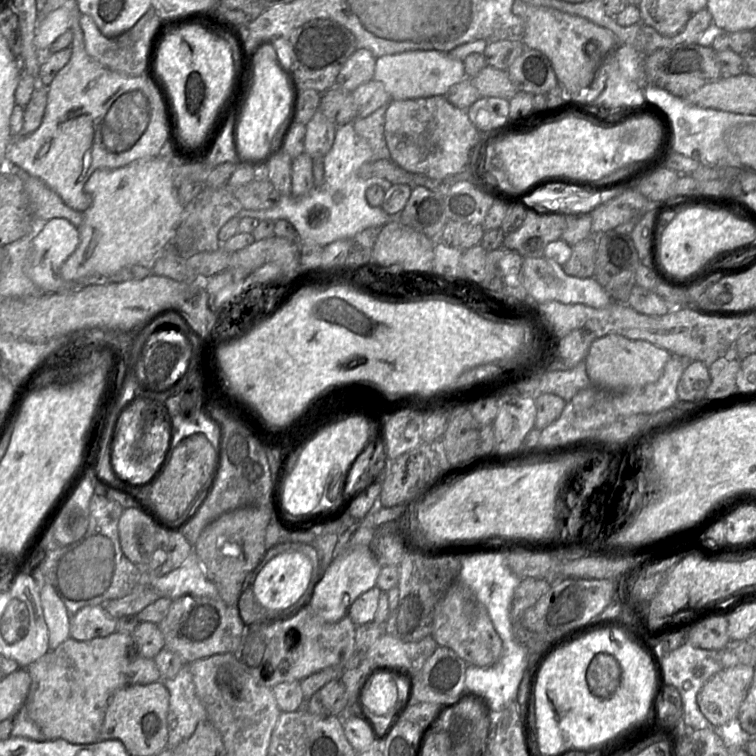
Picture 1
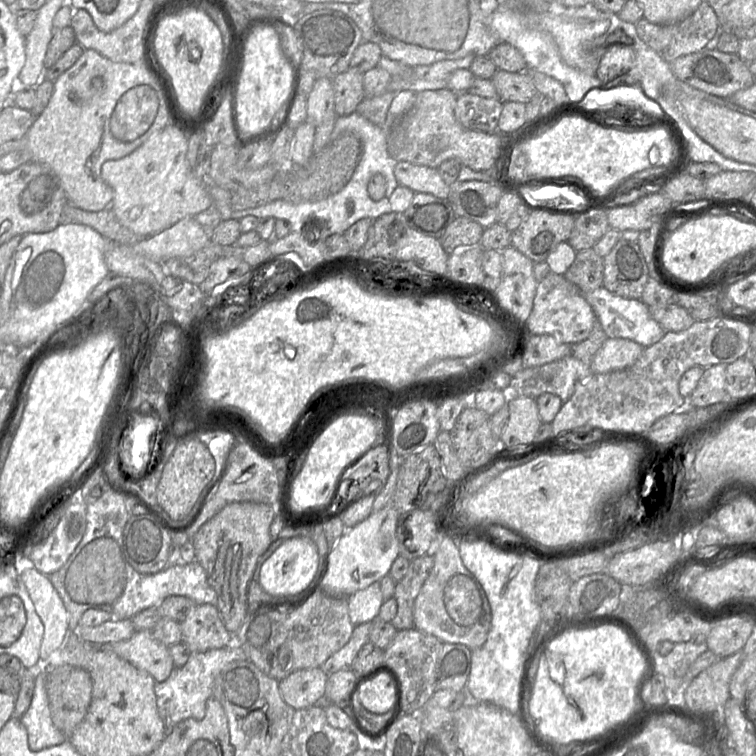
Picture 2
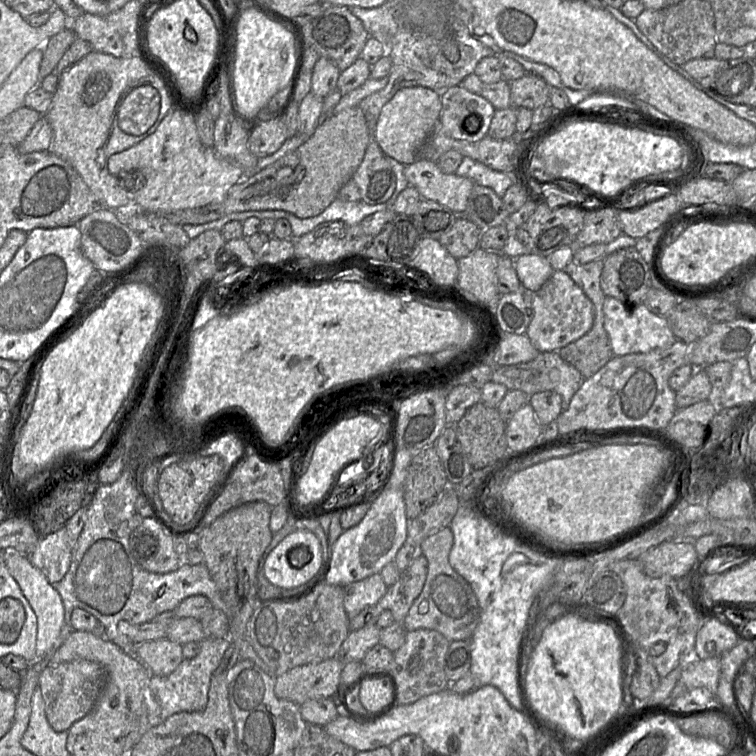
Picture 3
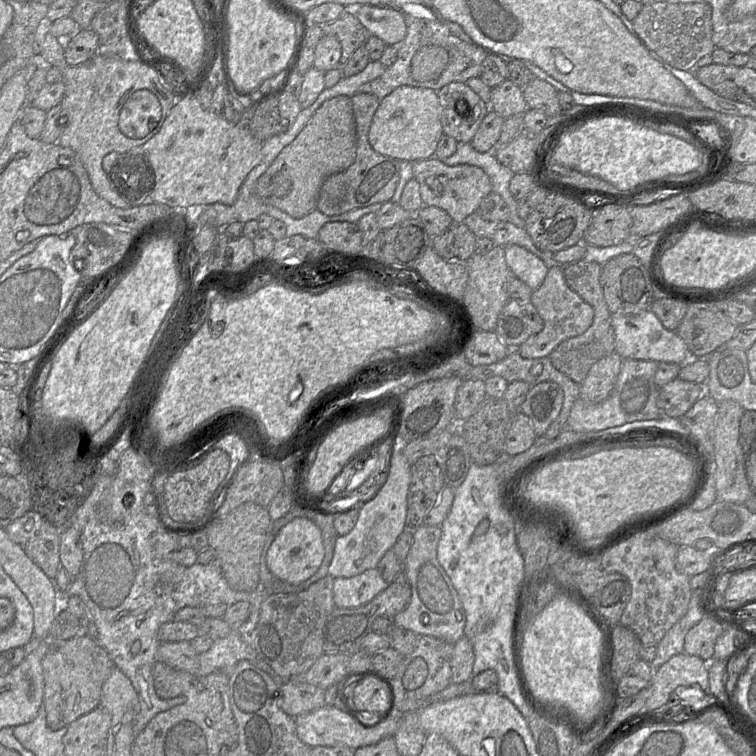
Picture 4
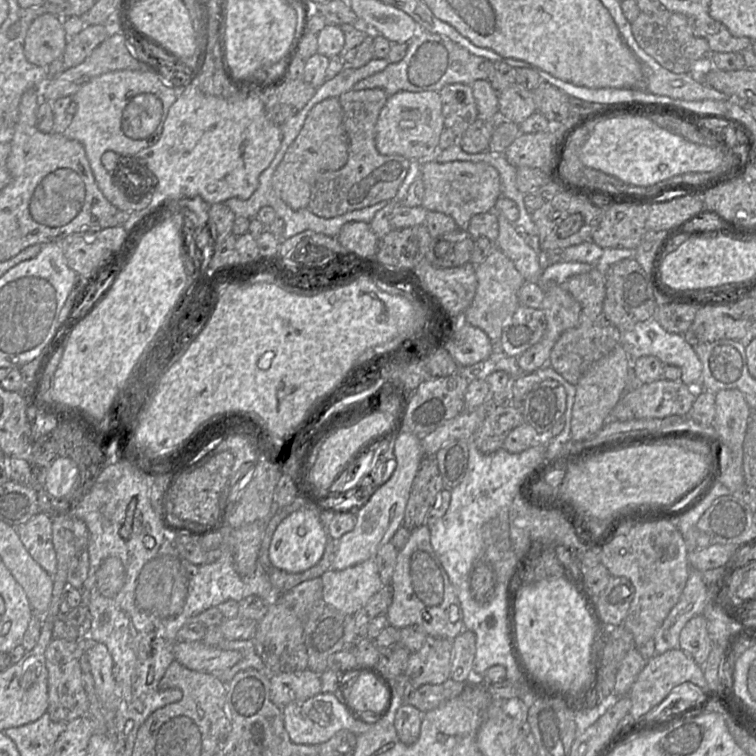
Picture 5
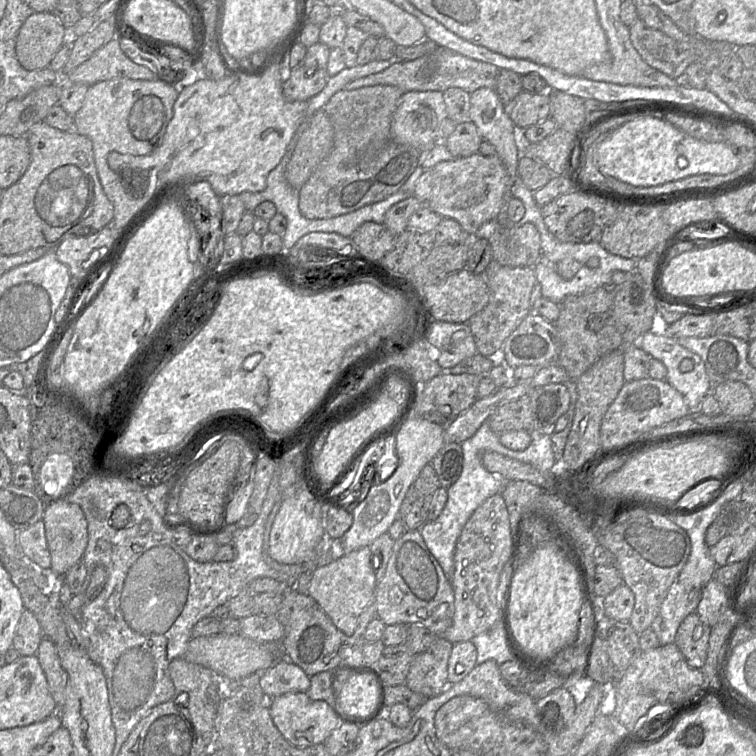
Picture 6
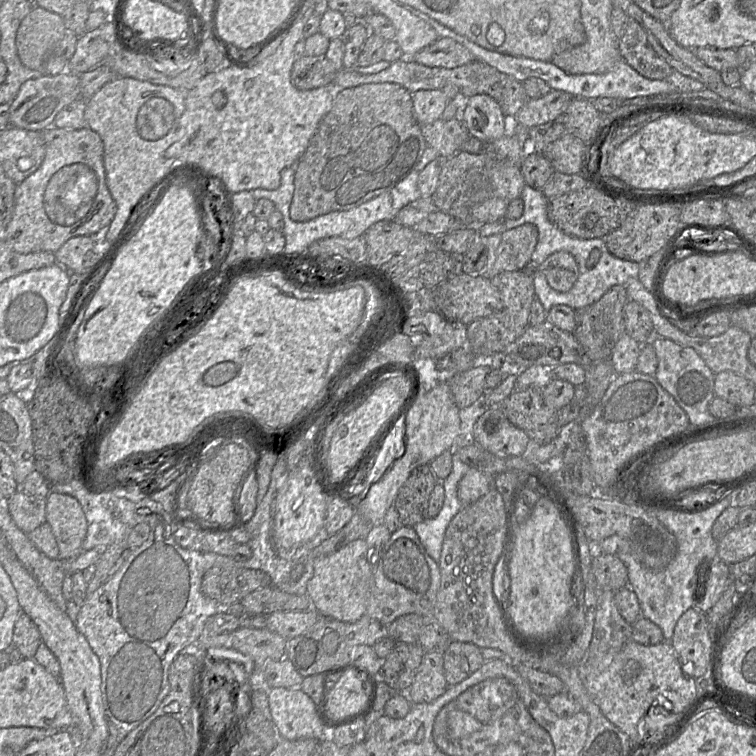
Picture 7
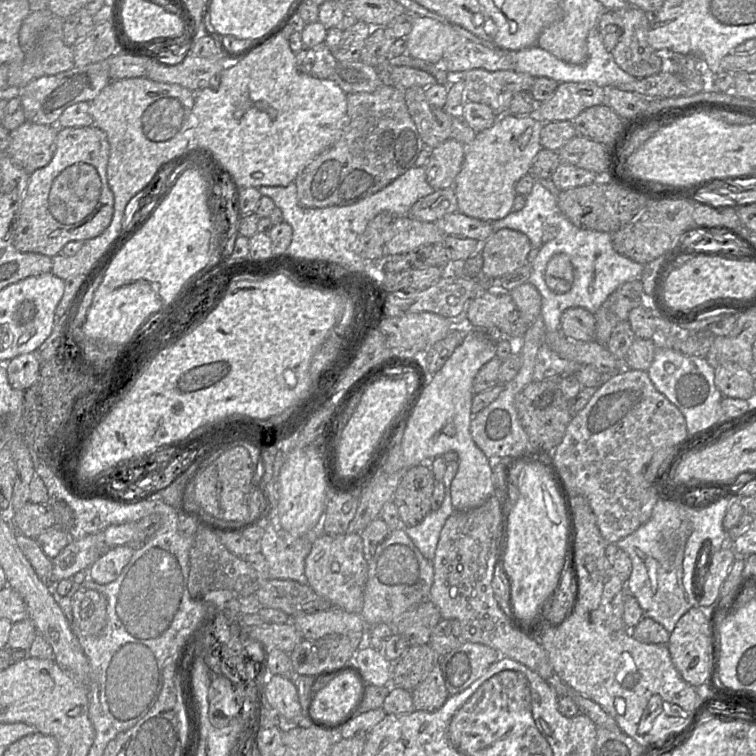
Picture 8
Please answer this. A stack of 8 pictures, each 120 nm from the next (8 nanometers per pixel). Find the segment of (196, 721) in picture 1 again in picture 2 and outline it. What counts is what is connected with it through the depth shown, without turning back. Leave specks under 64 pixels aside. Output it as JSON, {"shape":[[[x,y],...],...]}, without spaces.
{"shape":[[[235,643],[204,652],[192,652],[188,661],[182,667],[174,667],[165,681],[155,682],[154,691],[157,711],[166,734],[170,733],[175,725],[185,719],[203,719],[206,713],[207,701],[212,697],[214,681],[217,675],[229,663],[246,660],[249,660],[247,654]]]}

